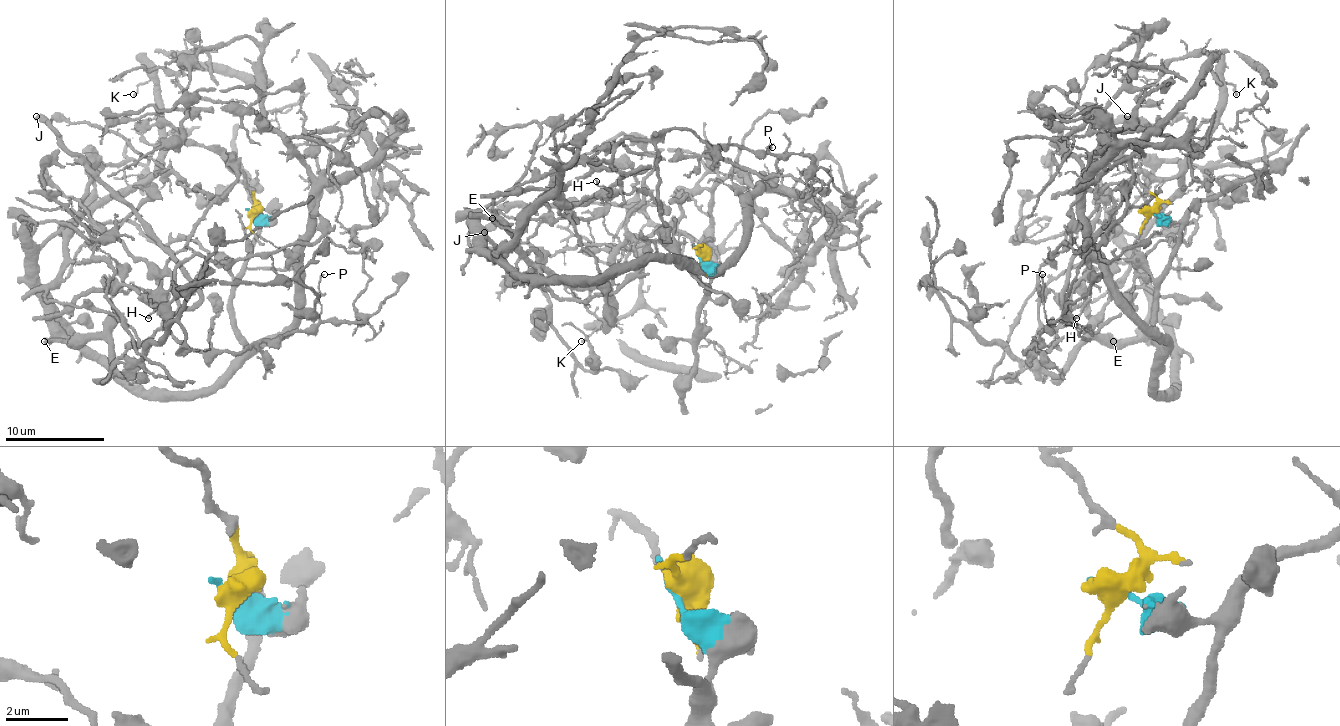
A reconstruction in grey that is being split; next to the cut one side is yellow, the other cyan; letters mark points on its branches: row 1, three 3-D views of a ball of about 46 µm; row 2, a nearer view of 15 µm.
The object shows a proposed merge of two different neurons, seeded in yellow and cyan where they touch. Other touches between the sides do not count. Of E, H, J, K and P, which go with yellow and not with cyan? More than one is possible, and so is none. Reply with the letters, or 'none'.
H, J, P

